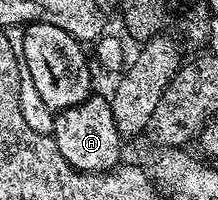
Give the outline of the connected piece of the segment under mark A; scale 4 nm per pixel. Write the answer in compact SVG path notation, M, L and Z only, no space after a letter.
M99 93L92 94L91 98L58 112L54 116L53 138L57 149L61 149L61 157L65 157L65 161L69 161L69 165L75 171L102 173L114 171L120 166L121 140L117 133L117 125L113 121L111 104L104 96L102 99Z

